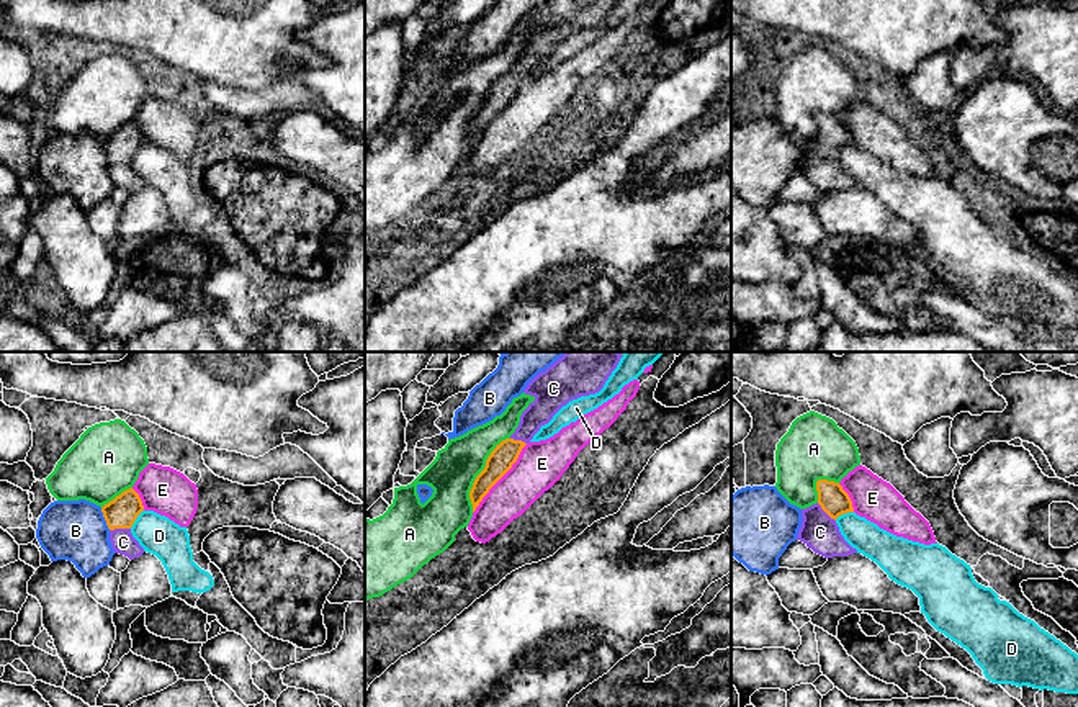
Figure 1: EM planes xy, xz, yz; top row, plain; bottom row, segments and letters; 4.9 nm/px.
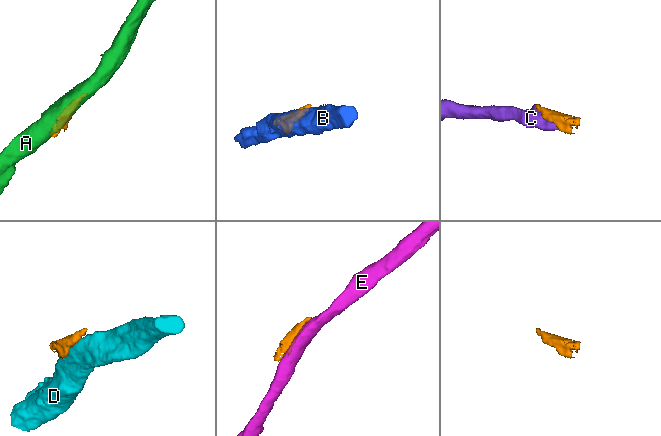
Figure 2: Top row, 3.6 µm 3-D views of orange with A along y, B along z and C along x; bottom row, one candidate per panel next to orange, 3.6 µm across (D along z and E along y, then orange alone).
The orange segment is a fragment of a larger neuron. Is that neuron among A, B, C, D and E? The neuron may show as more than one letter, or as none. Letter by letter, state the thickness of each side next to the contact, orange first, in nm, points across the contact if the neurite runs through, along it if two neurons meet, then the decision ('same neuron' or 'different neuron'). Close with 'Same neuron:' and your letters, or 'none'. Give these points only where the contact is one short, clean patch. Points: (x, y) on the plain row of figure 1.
A: 120 nm thick on the orange side, 220 nm on the other; different neuron
B: 150 nm thick on the orange side, 300 nm on the other; different neuron
C: 150 nm thick on the orange side, 120 nm on the other; same neuron
D: 150 nm thick on the orange side, 190 nm on the other; different neuron
E: 120 nm thick on the orange side, 220 nm on the other; different neuron
Same neuron: C

